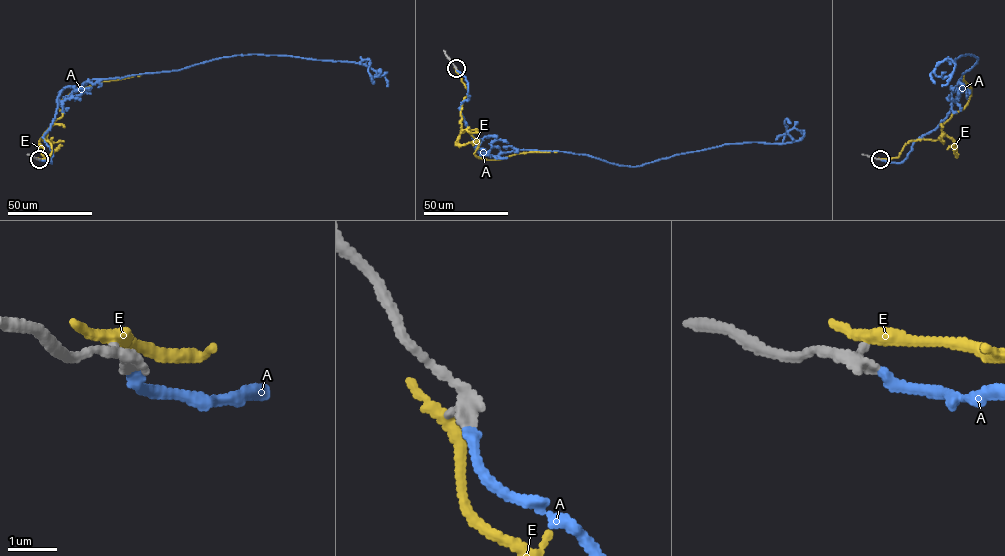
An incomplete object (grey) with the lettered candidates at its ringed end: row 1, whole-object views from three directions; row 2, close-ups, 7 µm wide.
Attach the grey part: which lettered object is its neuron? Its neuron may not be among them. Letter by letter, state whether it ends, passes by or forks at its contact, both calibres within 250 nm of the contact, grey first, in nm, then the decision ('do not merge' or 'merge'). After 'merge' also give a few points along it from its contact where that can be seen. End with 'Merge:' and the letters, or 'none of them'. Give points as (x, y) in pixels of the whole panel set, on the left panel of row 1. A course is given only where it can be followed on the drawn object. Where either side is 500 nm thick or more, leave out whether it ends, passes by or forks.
A: it ends | 280/220 nm | merge | via (40, 159), (52, 162), (43, 137), (59, 92), (87, 81), (258, 54), (365, 63), (368, 58), (374, 83)
E: it ends | 280/360 nm | do not merge
Merge: A

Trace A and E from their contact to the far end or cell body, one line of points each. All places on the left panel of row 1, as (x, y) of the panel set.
A: (40, 159), (52, 162), (43, 137), (59, 92), (87, 81), (258, 54), (365, 63), (368, 58), (374, 83)
E: (39, 158), (52, 151), (45, 131), (62, 116), (57, 106), (68, 95), (97, 83), (140, 75)

